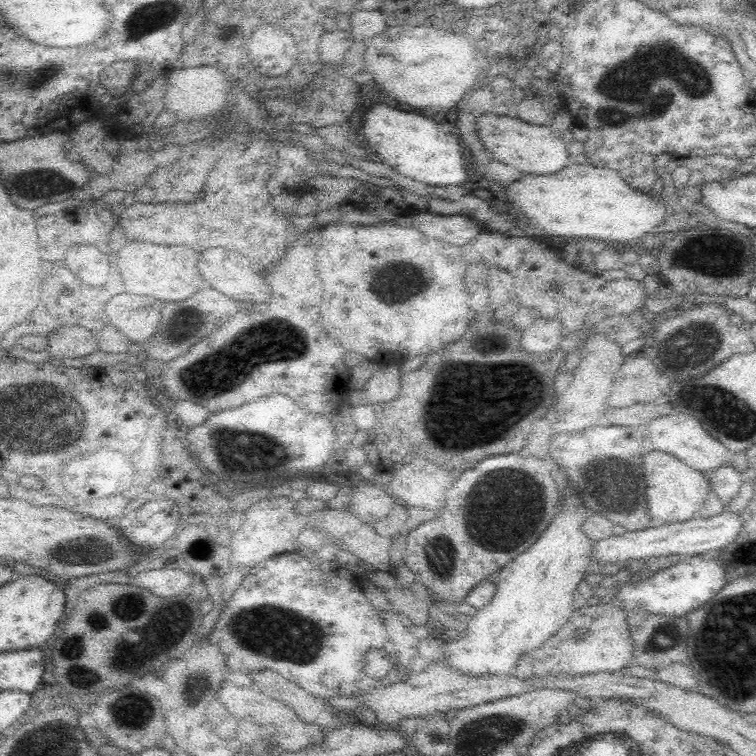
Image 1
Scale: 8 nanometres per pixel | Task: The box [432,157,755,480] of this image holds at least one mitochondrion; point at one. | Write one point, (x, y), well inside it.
(709, 256)

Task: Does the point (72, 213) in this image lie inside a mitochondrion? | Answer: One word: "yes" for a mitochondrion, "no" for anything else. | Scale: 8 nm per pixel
no

